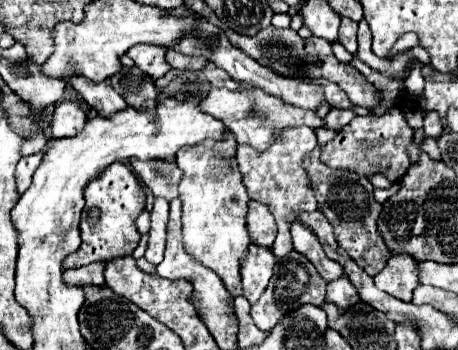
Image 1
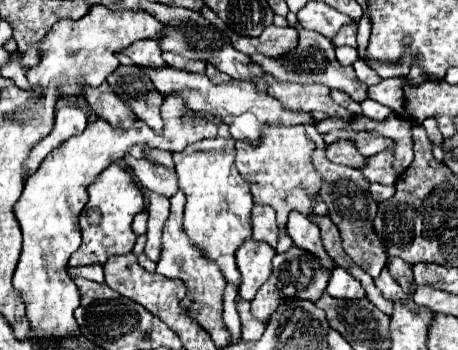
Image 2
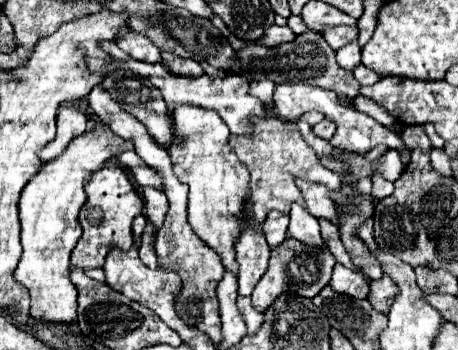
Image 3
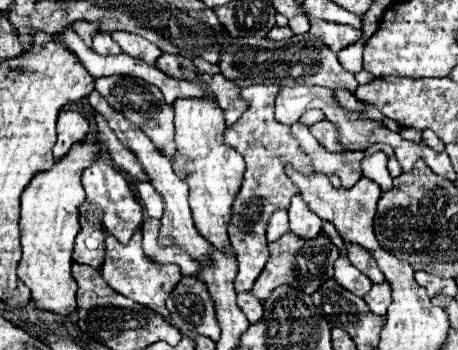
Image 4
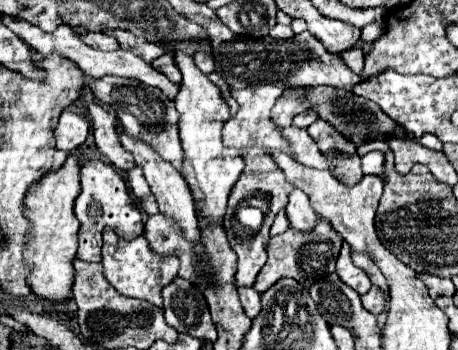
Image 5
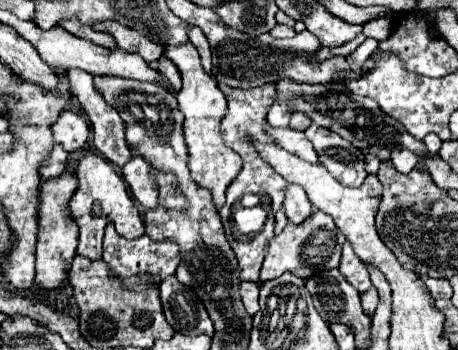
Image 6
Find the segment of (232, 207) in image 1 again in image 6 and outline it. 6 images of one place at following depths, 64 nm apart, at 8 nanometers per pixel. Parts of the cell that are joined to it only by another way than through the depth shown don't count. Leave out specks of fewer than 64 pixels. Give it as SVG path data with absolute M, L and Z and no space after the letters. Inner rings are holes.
M192 44L166 48L164 56L168 56L182 74L182 90L176 94L176 100L178 100L178 110L184 114L184 140L186 140L188 156L190 156L188 160L190 176L200 188L206 188L212 192L214 208L220 210L226 202L226 196L224 196L226 188L238 176L242 168L242 158L234 150L224 146L222 134L220 134L220 120L224 118L228 110L226 96L218 90L216 80L202 70L200 56Z

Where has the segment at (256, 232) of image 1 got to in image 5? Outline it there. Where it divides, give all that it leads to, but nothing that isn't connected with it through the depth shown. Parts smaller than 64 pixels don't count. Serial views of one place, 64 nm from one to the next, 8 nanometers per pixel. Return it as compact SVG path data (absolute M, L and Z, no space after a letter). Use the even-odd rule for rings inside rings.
M280 210L280 212L276 214L276 218L274 218L274 224L272 224L272 228L270 228L270 236L282 234L286 228L290 228L290 224L288 224L286 212L284 212L284 210Z

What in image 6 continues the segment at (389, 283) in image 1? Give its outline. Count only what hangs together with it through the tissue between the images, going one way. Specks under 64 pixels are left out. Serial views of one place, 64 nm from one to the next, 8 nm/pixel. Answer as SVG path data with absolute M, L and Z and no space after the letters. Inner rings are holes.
M372 286L368 292L364 292L362 296L362 308L364 308L364 312L368 314L368 316L372 316L374 314L374 310L376 310L376 306L378 306L378 290Z

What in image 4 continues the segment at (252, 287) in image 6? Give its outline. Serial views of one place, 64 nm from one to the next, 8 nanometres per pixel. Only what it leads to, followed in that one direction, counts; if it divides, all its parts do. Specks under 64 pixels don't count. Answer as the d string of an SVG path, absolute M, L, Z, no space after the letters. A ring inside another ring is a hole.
M240 292L238 304L240 304L240 310L246 314L250 324L256 324L262 318L262 304L256 298L252 298L252 292Z

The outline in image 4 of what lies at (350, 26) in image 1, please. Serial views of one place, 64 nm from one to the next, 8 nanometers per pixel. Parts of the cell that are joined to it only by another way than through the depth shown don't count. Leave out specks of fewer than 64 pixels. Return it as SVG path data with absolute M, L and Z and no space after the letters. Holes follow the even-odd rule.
M312 20L310 22L310 34L320 38L332 52L340 52L348 44L354 44L360 40L362 32L352 28L352 26L342 26L342 24L328 24L324 20Z

